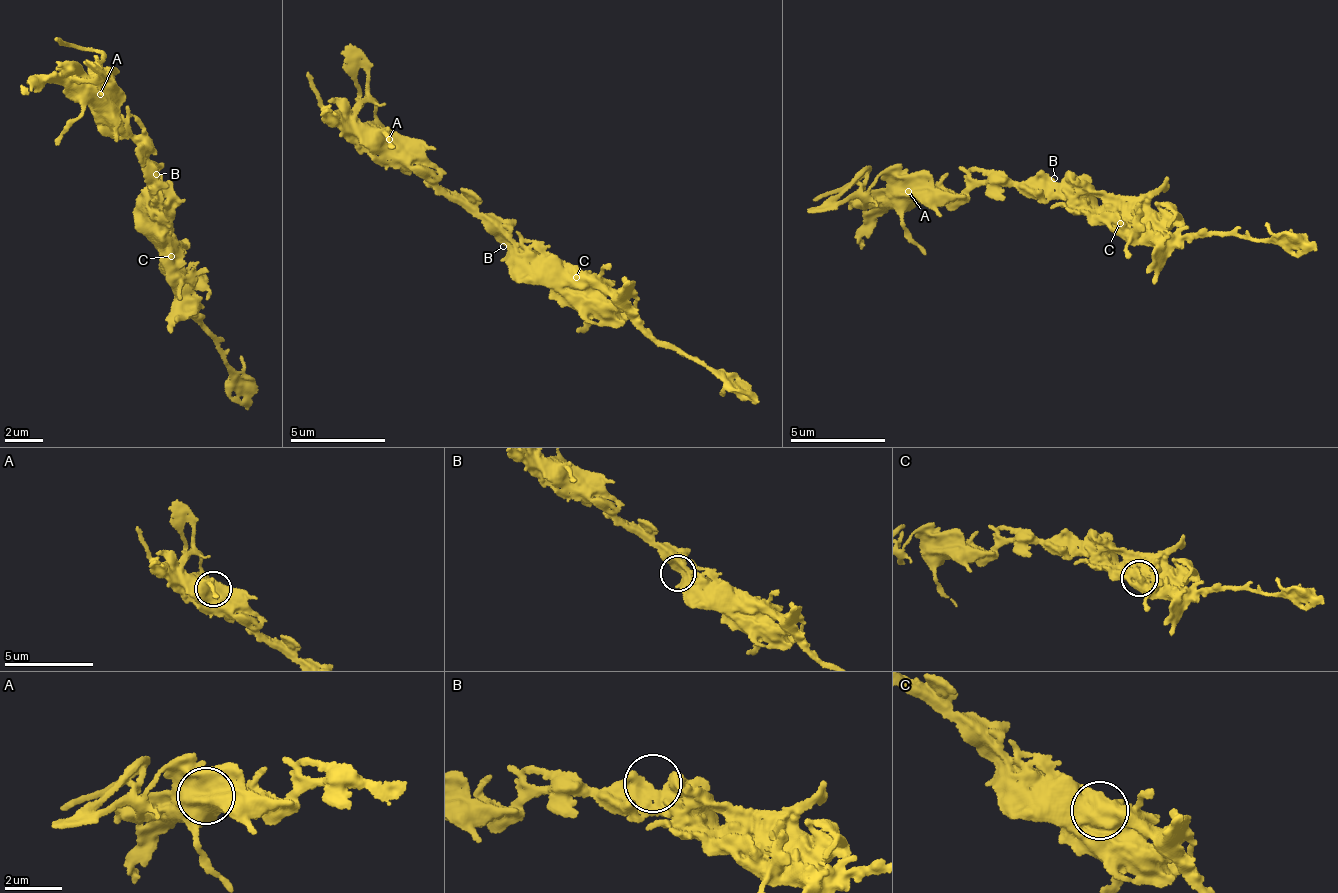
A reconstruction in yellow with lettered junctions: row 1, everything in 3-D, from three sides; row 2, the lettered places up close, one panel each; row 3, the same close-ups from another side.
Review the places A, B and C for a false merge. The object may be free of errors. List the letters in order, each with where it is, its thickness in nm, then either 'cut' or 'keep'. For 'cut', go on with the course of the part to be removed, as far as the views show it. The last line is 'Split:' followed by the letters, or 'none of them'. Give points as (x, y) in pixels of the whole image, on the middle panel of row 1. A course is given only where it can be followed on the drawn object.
A: (389, 139) | 1050 nm | keep
B: (503, 246) | 480 nm | keep
C: (576, 277) | 1100 nm | keep
Split: none of them

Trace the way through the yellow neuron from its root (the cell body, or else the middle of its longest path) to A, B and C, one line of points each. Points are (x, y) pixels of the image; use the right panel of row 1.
A: (1045, 206), (996, 182), (978, 187), (967, 194), (921, 199), (908, 191)
B: (1045, 206), (1045, 189), (1054, 178)
C: (1045, 206), (1074, 201), (1120, 222)

